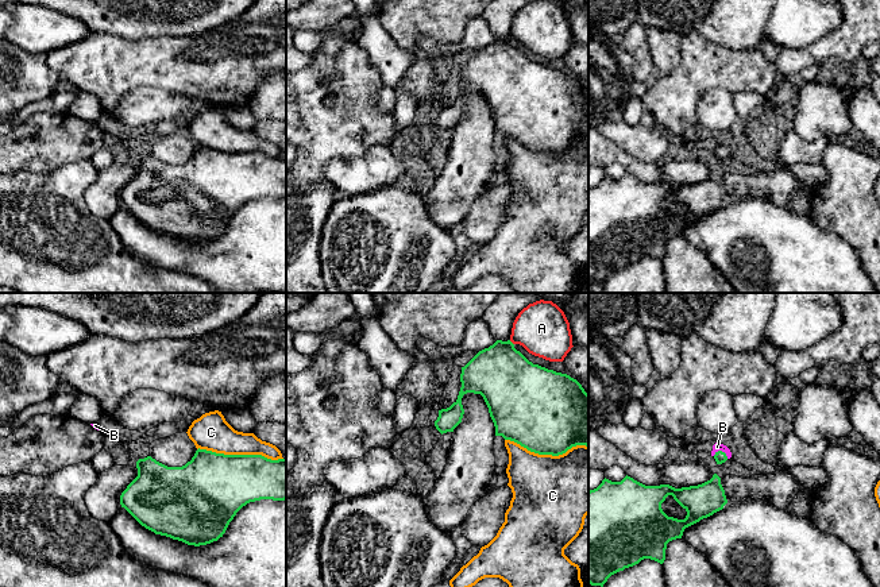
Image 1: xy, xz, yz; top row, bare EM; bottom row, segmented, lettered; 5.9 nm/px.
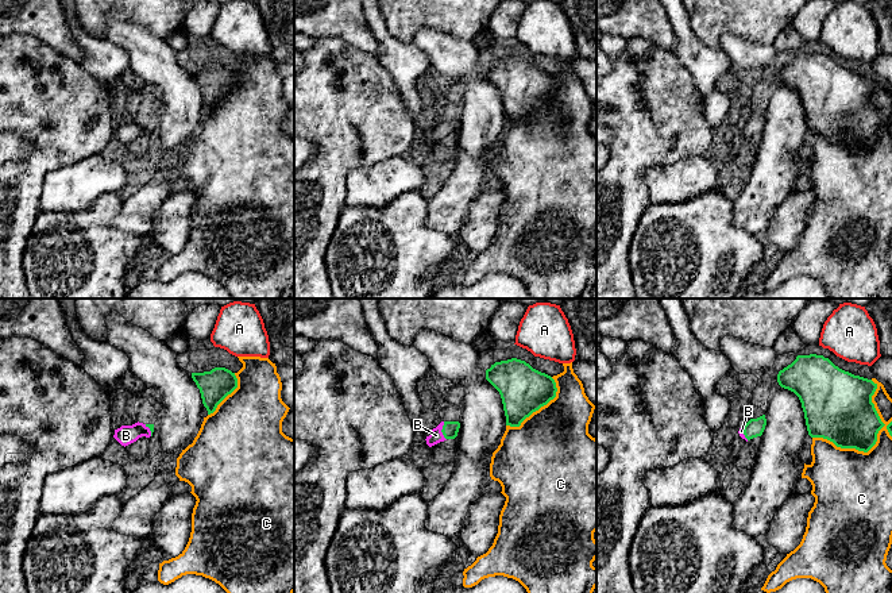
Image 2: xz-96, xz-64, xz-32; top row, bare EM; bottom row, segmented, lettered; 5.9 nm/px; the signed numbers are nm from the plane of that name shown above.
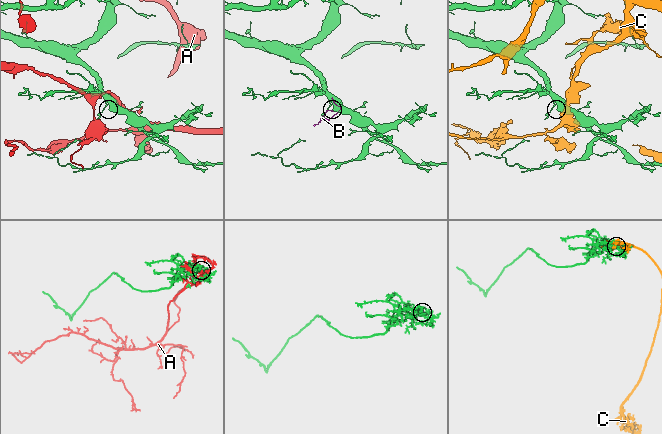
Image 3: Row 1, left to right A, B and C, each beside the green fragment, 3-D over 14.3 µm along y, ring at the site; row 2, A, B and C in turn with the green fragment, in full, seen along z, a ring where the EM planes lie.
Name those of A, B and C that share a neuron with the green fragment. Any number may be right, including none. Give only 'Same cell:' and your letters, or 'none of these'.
Same cell: B

